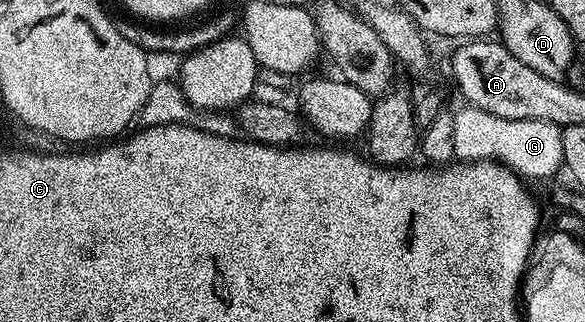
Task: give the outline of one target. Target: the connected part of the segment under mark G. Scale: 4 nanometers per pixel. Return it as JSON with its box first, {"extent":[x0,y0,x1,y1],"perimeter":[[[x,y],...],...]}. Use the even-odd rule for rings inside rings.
{"extent":[453,104,563,179],"perimeter":[[[469,104],[453,111],[454,158],[459,163],[471,160],[497,160],[513,168],[523,179],[550,178],[563,169],[562,127],[540,120],[504,120]]]}

